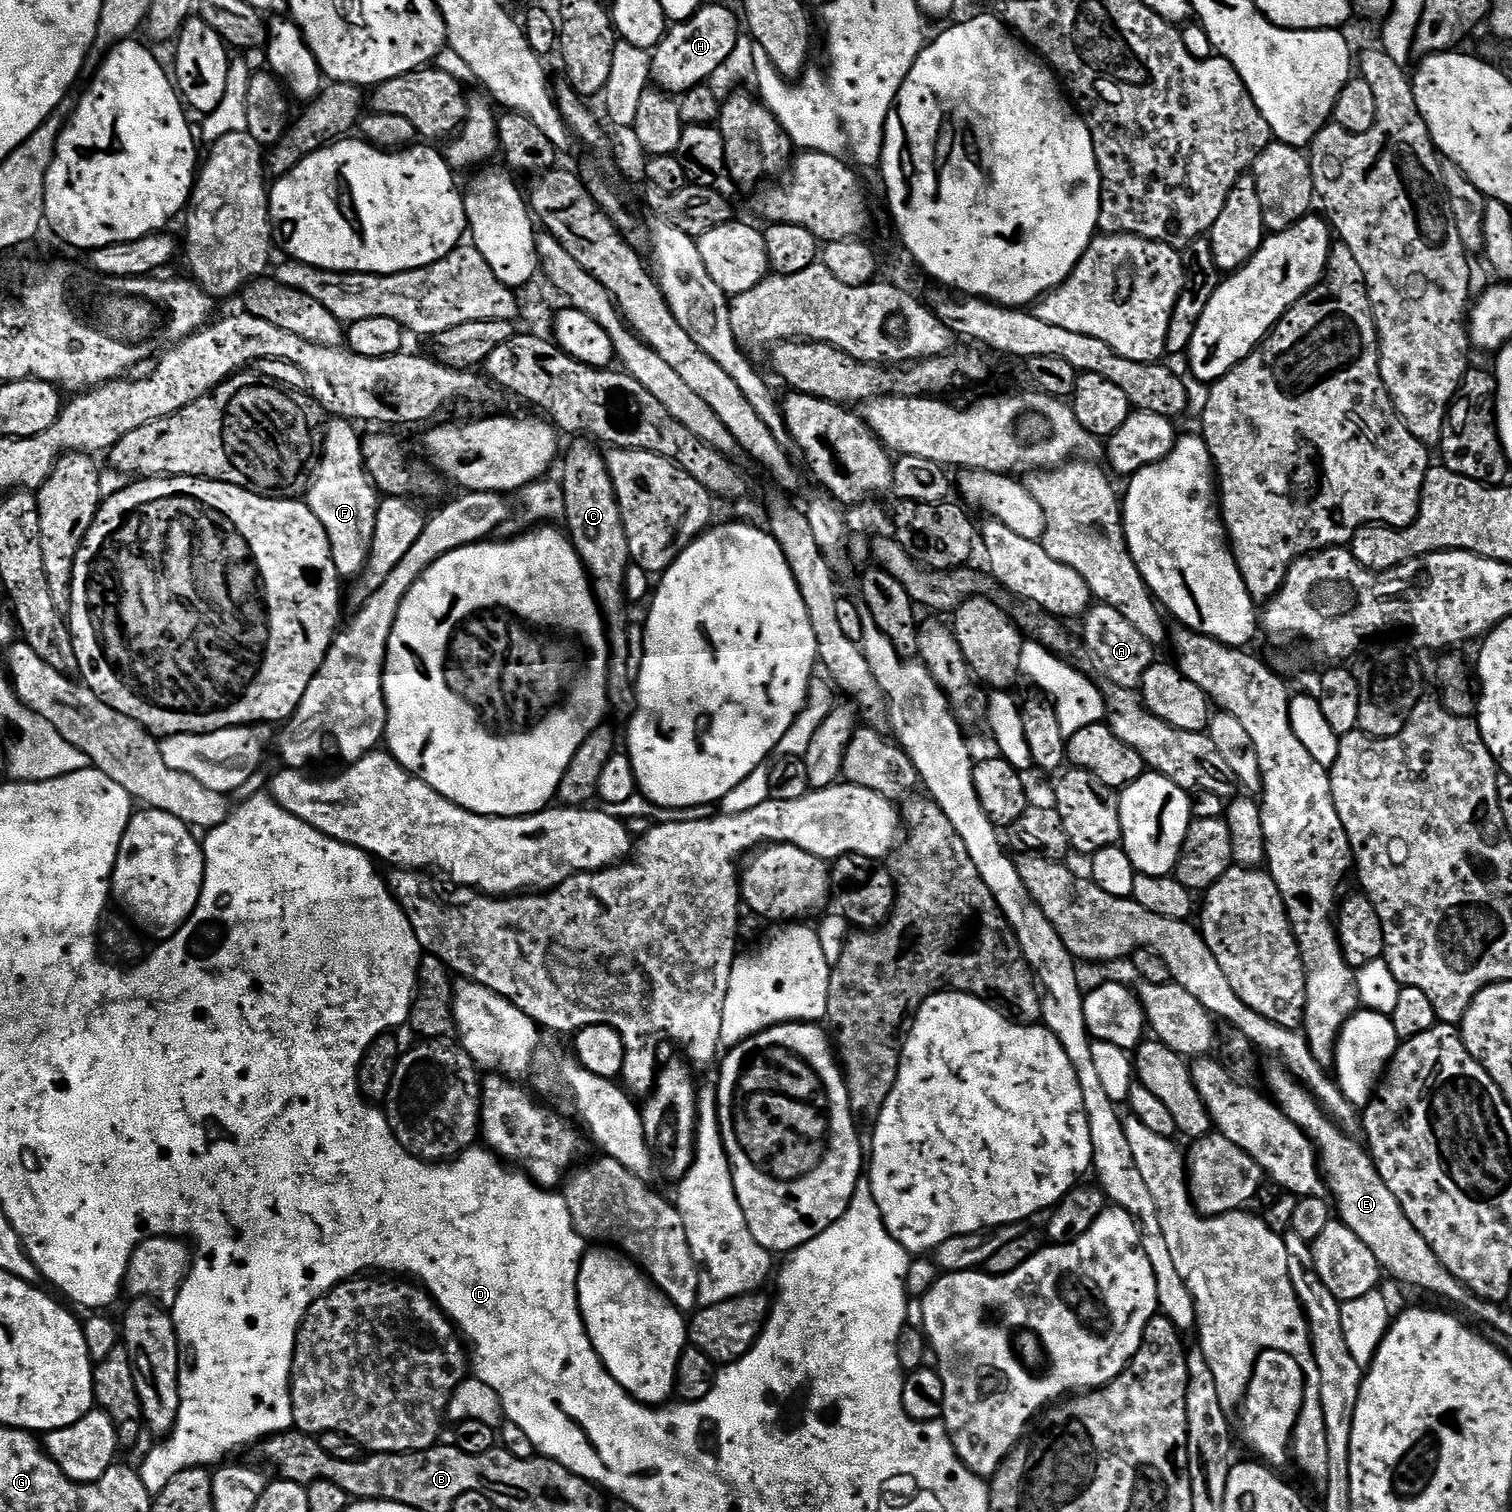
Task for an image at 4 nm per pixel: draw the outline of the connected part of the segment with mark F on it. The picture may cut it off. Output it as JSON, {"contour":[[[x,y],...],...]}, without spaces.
{"contour":[[[332,418],[327,421],[322,432],[322,443],[318,448],[318,459],[314,464],[306,489],[306,503],[314,512],[314,518],[322,522],[322,530],[326,532],[326,538],[330,544],[334,566],[341,578],[359,577],[364,570],[364,564],[368,561],[368,548],[372,545],[374,532],[374,518],[376,517],[376,505],[378,493],[368,471],[364,469],[364,453],[362,449],[361,433],[356,433],[353,421]]]}

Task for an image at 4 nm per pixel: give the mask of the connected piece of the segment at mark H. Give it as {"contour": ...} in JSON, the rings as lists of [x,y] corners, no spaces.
{"contour":[[[705,3],[689,20],[673,23],[650,56],[650,76],[655,87],[669,94],[681,94],[708,82],[714,70],[737,51],[736,20],[738,24],[737,13],[735,16],[730,9]]]}

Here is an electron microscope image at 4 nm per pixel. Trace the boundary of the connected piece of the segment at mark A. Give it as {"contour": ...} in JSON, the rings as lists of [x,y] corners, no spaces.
{"contour":[[[1093,603],[1082,617],[1084,623],[1084,644],[1090,655],[1096,659],[1100,672],[1107,683],[1123,688],[1139,689],[1146,670],[1157,659],[1157,649],[1118,610],[1108,604]]]}

